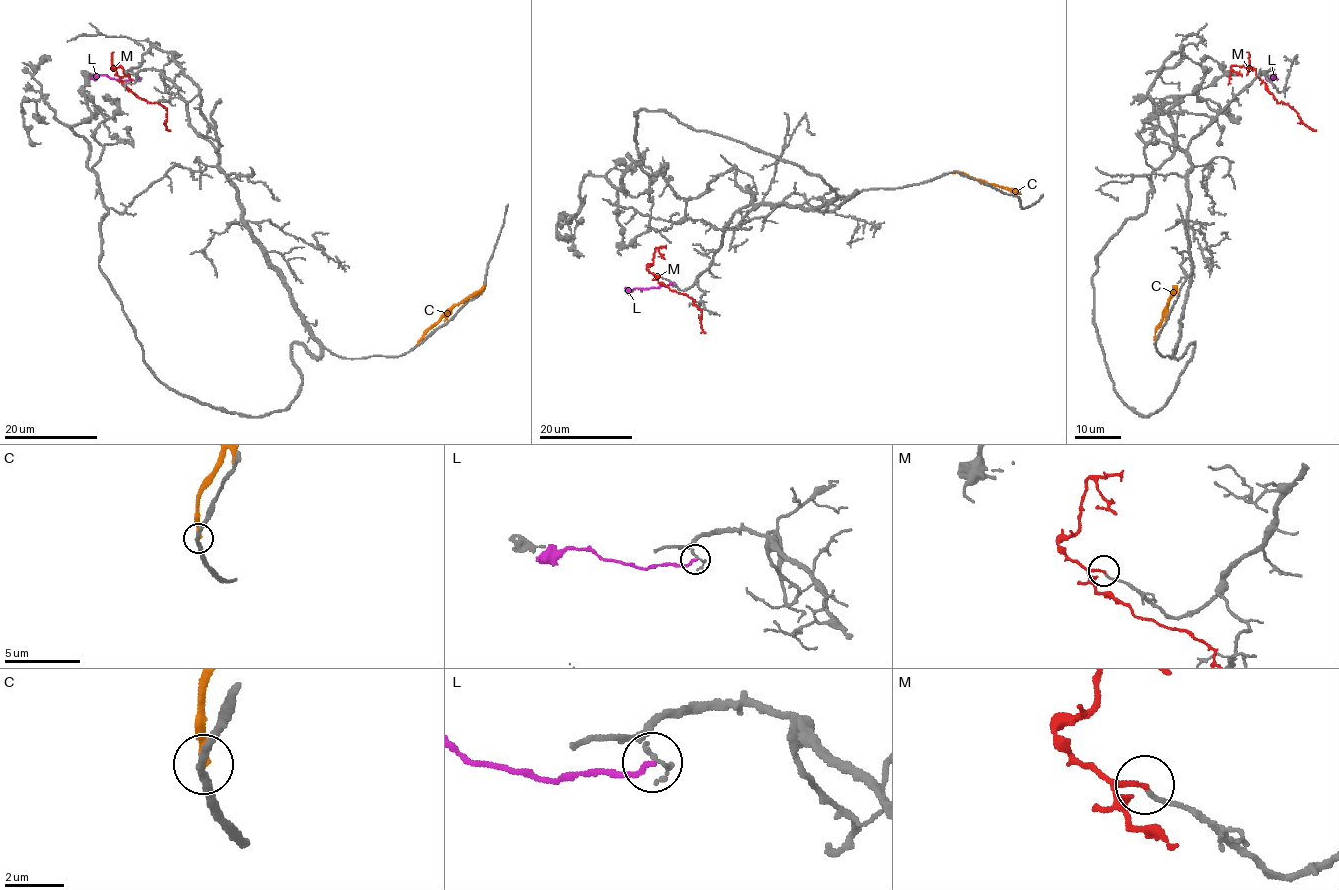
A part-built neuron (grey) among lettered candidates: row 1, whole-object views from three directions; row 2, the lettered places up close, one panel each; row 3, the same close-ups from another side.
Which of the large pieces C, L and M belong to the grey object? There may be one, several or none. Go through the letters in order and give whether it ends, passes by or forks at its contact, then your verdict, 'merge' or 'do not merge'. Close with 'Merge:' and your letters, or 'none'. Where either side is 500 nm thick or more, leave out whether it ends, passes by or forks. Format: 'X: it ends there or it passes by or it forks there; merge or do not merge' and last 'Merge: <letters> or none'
C: it ends there; do not merge
L: it ends there; do not merge
M: it ends there; merge
Merge: M

